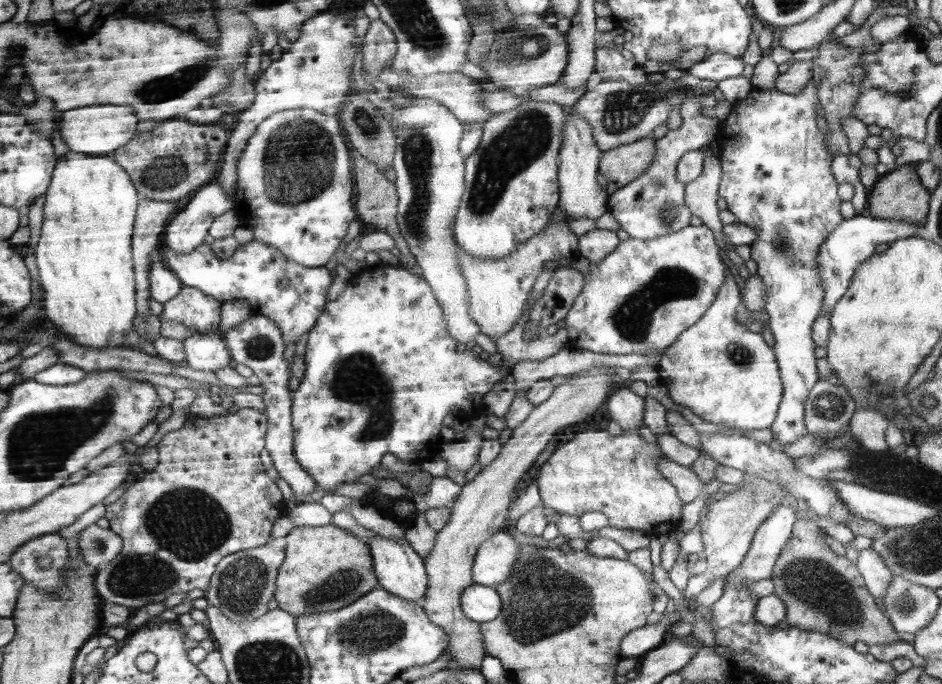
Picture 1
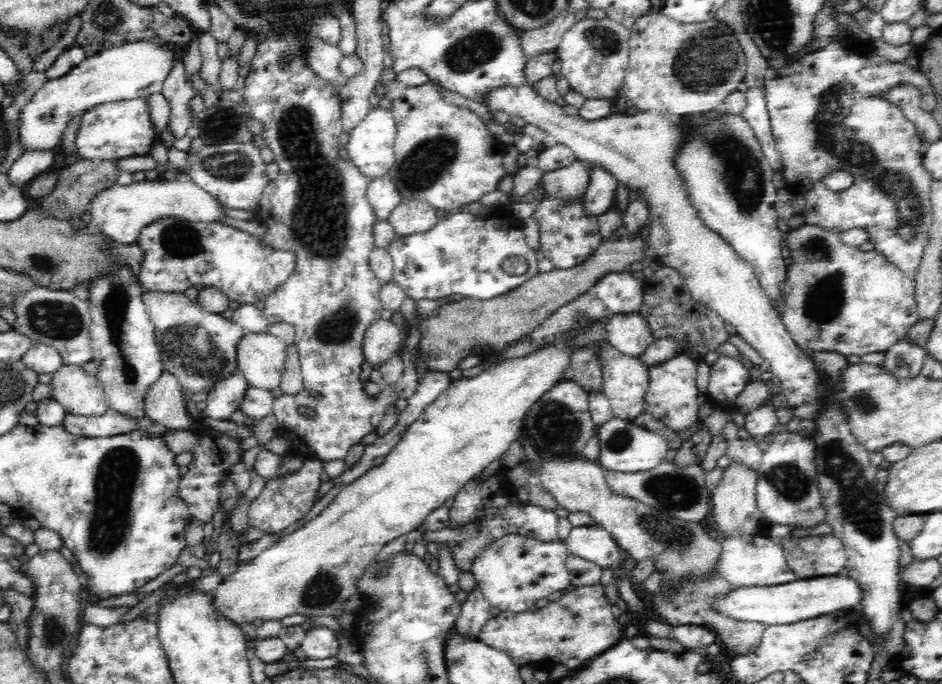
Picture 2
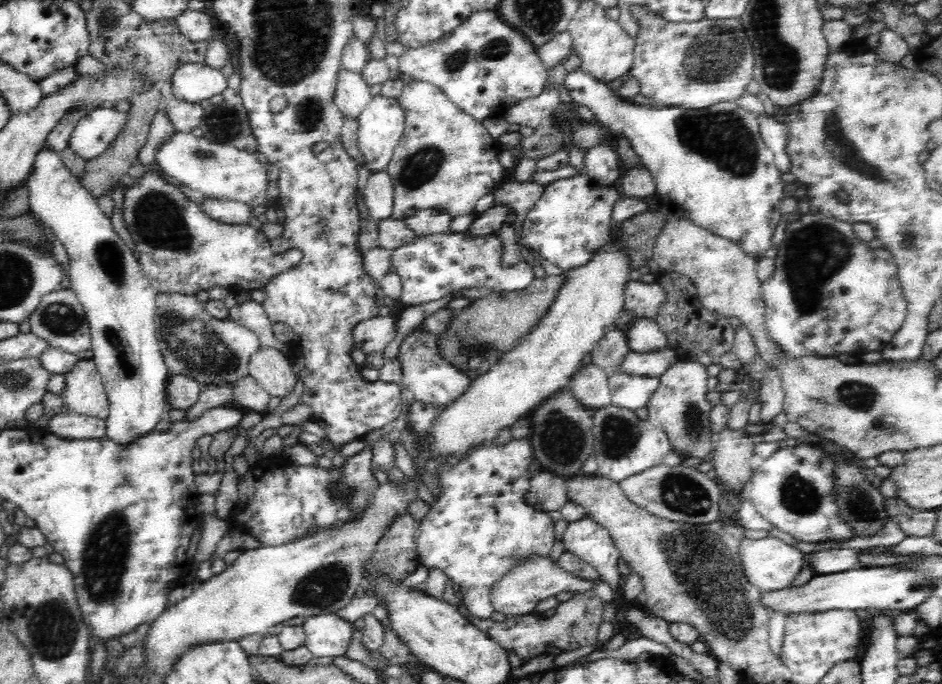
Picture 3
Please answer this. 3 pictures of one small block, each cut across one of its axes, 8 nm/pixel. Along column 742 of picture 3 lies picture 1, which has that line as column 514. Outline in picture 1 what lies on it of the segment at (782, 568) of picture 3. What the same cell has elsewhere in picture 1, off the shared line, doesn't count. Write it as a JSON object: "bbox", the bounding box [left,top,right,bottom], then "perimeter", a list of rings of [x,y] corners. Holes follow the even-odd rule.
{"bbox":[472,530,519,588],"perimeter":[[[507,530],[495,532],[479,546],[472,568],[474,583],[491,588],[506,583],[513,566],[519,561],[519,543]]]}

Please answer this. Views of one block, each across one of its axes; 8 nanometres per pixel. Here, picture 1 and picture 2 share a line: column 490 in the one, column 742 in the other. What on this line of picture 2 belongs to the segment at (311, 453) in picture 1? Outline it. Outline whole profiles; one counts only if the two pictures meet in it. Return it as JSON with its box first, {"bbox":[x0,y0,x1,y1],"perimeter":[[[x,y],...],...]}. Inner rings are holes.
{"bbox":[706,356,751,410],"perimeter":[[[719,356],[710,367],[710,384],[706,395],[714,406],[732,410],[734,398],[744,390],[751,378],[749,370],[735,358]]]}

